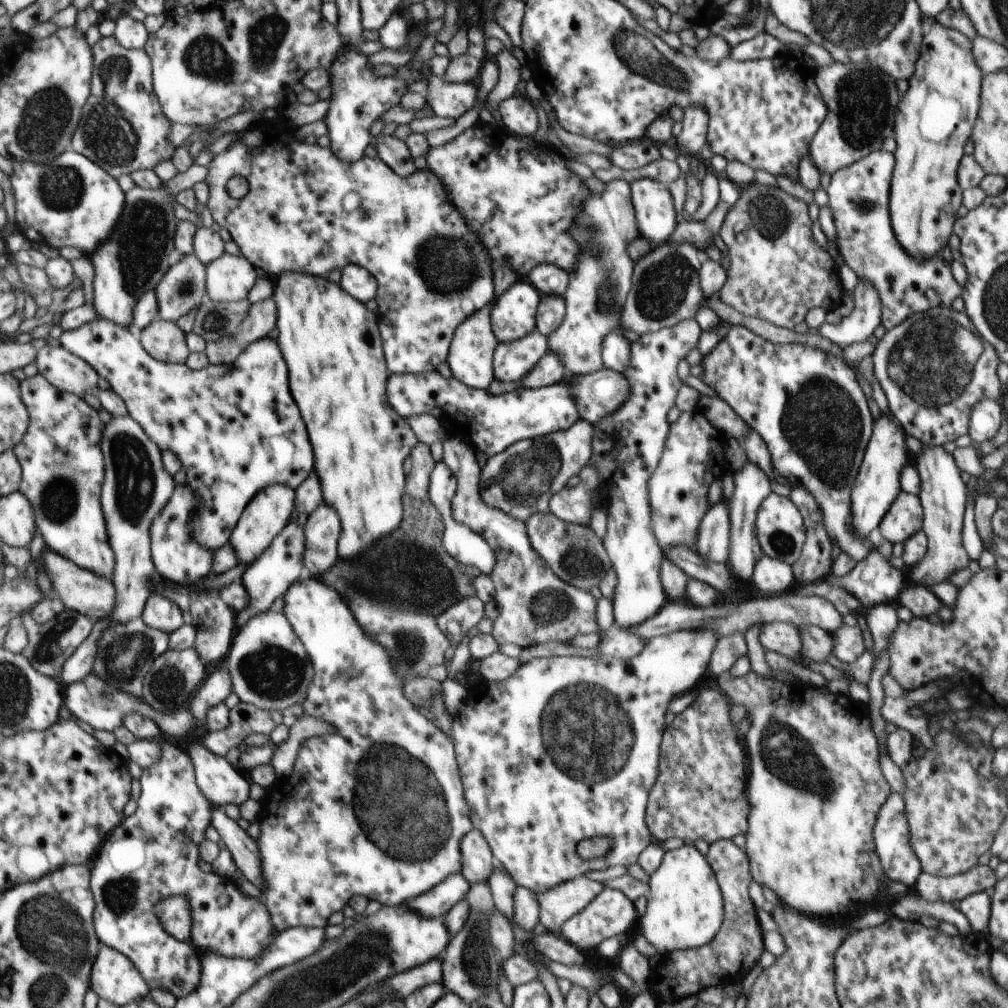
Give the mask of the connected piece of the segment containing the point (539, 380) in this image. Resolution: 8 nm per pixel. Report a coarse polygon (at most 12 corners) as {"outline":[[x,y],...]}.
{"outline":[[548,350],[522,378],[524,390],[550,386],[567,373],[558,354]]}

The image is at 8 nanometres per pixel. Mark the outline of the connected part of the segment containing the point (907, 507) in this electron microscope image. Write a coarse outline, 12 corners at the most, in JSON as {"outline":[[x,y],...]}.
{"outline":[[900,492],[879,524],[893,545],[923,528],[919,496]]}

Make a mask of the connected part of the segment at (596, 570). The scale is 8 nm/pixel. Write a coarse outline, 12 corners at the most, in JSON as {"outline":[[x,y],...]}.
{"outline":[[532,514],[532,548],[560,580],[589,591],[611,569],[594,531]]}

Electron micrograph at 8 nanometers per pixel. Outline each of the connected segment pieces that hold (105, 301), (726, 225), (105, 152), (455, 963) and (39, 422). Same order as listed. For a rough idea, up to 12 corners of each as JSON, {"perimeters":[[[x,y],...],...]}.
{"perimeters":[[[197,163],[159,189],[134,185],[112,236],[87,257],[96,316],[132,326],[168,272],[174,196]],[[754,182],[718,298],[788,329],[845,293],[808,205]],[[114,36],[91,49],[71,149],[117,180],[176,149],[151,58]],[[488,880],[440,956],[445,988],[468,1005],[498,991]],[[38,373],[14,448],[48,550],[113,580],[98,412]]]}

